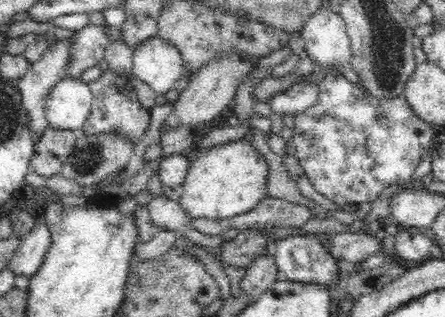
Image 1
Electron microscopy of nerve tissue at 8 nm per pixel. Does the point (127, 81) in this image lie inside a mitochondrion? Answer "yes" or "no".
no

